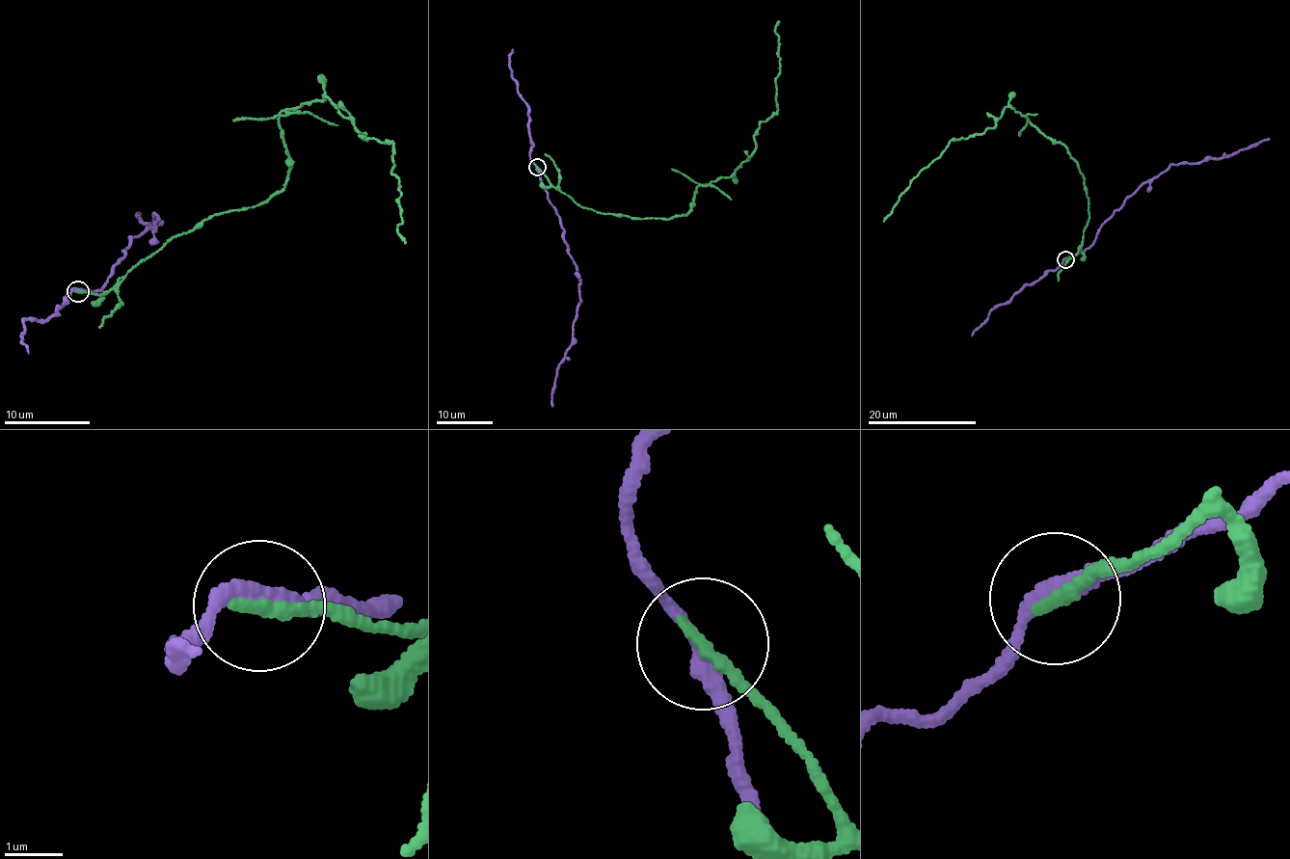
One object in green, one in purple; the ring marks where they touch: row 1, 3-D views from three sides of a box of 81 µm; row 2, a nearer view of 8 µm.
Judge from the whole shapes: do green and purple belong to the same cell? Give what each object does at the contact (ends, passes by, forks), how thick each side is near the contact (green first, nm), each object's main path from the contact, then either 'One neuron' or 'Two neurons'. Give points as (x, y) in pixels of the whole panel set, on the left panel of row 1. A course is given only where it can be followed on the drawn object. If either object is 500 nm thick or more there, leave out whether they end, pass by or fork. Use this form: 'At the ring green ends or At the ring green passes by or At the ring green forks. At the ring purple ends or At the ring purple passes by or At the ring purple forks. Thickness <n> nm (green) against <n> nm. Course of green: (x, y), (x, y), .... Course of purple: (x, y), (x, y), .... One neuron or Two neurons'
At the ring green ends. At the ring purple passes by. Thickness 240 nm (green) against 280 nm. Course of green: (77, 292), (100, 295), (174, 236), (280, 192), (278, 120), (322, 97), (363, 141), (393, 146), (405, 244). Course of purple: (77, 289), (100, 290), (131, 238), (155, 229), (158, 217), (154, 214), (154, 227), (140, 214). Two neurons

